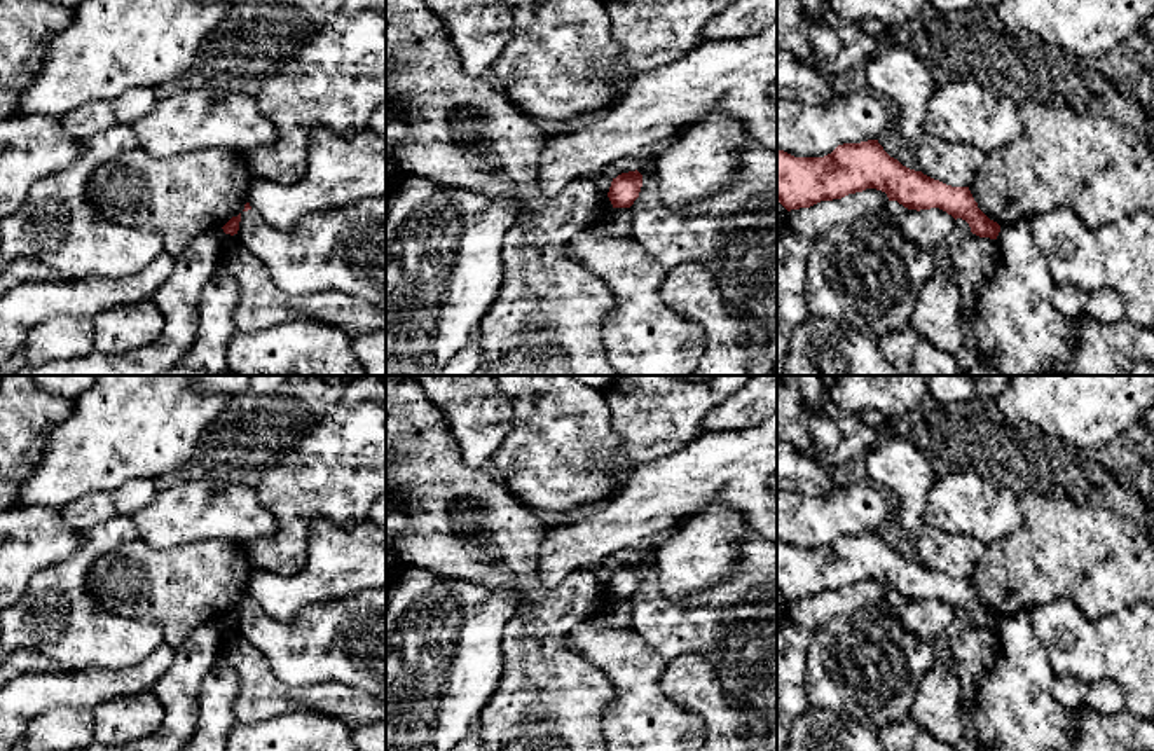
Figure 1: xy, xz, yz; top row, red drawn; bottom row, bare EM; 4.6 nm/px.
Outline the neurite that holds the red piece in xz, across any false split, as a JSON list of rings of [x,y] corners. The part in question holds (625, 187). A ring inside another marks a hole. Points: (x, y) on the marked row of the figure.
[[[635,171],[622,173],[613,178],[608,197],[613,208],[630,208],[639,197],[642,175]]]

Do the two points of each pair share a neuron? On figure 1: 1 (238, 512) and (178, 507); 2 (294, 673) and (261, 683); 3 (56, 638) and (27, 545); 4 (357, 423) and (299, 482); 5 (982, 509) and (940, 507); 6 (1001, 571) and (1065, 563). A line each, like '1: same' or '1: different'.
1: same
2: different
3: different
4: same
5: same
6: same

